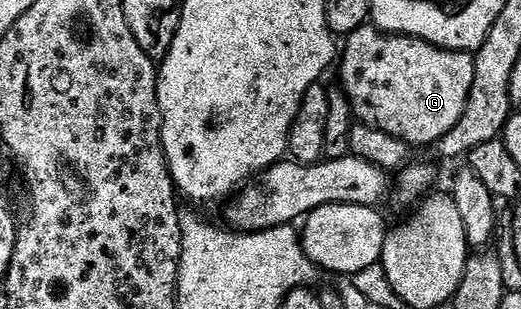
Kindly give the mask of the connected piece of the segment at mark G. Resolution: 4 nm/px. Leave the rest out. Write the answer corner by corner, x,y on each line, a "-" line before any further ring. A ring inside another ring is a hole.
373,23
361,25
356,31
349,33
345,41
346,46
343,49
341,46
340,49
340,85
350,98
354,116
361,124
388,131
404,139
407,146
414,147
433,146
458,122
474,82
474,59
469,52
441,49
439,45
405,33
383,32

